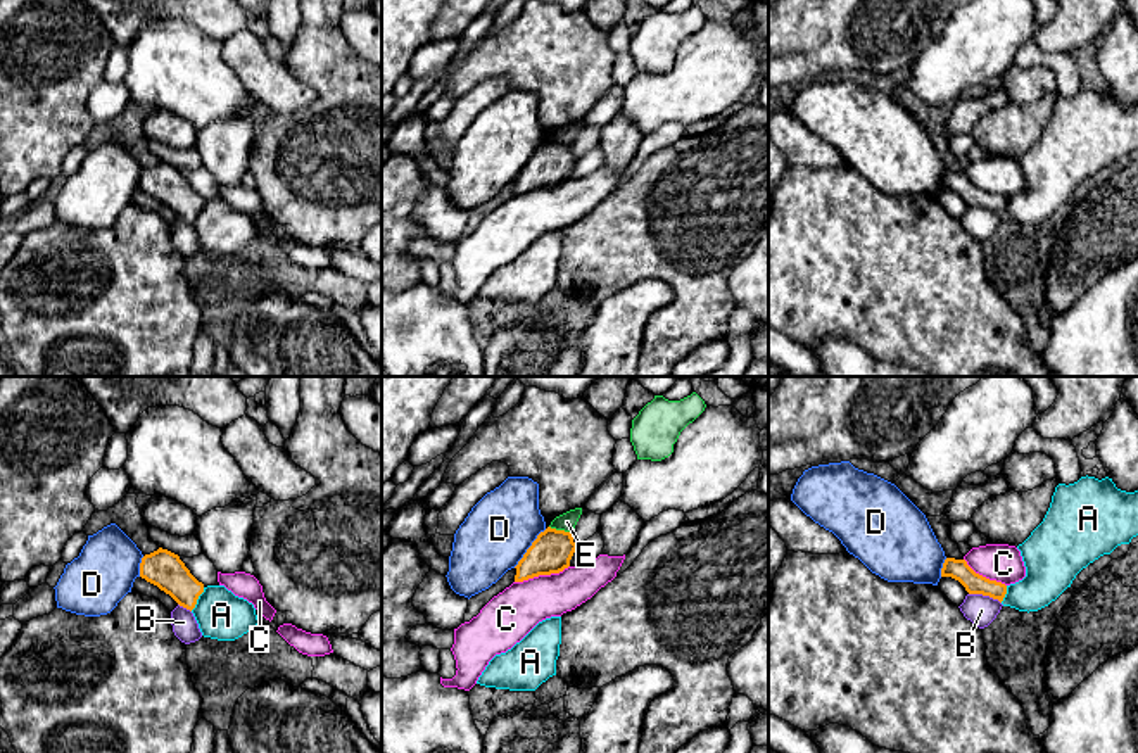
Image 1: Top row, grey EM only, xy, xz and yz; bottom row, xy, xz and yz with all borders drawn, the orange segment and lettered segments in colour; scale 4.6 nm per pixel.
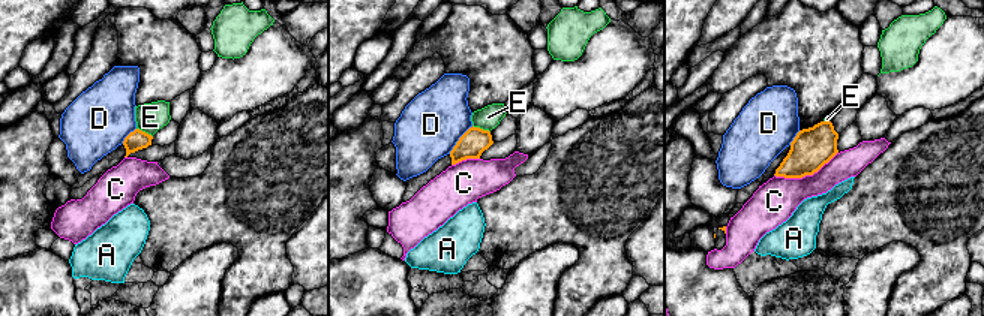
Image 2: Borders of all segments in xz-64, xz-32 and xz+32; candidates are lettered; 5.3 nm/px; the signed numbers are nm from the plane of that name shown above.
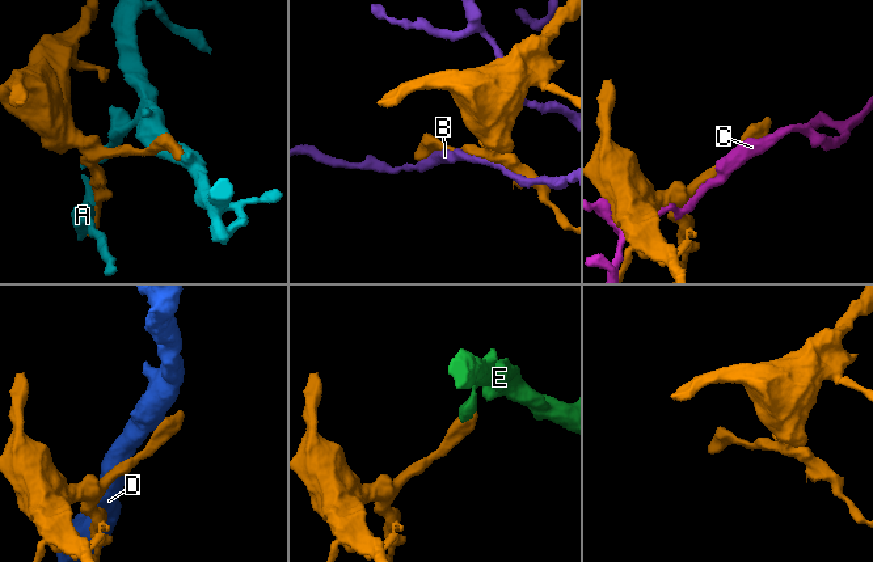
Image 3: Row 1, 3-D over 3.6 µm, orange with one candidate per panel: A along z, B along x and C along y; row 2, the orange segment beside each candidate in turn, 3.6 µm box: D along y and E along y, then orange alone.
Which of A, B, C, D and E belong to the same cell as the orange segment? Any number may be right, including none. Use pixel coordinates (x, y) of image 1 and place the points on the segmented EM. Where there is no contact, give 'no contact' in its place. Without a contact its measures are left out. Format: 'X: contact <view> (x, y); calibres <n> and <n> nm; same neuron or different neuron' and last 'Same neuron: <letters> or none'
A: contact xy (197, 598); calibres 170 and 220 nm; different neuron
B: contact yz (985, 594); calibres 100 and 140 nm; different neuron
C: contact xz (541, 574); calibres 190 and 240 nm; different neuron
D: contact xz (529, 548); calibres 190 and 320 nm; different neuron
E: contact xz (560, 531); calibres 190 and 90 nm; different neuron
Same neuron: none

